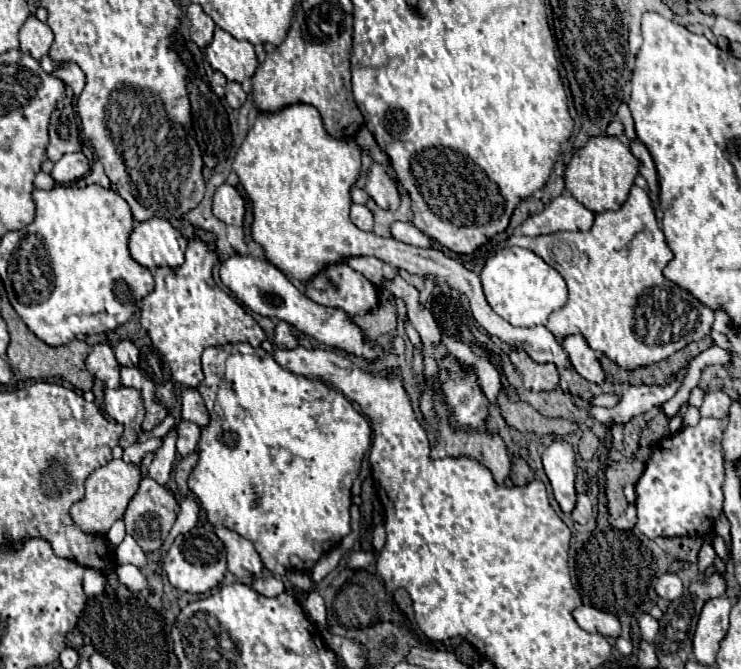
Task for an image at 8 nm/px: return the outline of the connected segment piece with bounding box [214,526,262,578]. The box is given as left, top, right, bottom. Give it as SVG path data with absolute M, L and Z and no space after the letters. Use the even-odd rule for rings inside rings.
M214 526L214 534L224 542L228 570L234 576L246 578L246 576L262 574L262 560L260 560L258 552L254 550L254 546L246 538L242 538L240 534L236 534L234 530L224 528L224 526Z

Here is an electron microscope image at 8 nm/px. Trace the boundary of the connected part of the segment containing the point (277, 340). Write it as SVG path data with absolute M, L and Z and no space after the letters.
M278 322L276 324L276 336L274 336L274 344L282 350L292 350L298 346L298 340L294 338L294 334L290 332L290 326L286 322Z

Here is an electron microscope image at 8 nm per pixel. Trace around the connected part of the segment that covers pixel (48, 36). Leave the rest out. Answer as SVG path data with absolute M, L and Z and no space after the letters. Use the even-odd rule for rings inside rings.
M28 16L28 20L20 28L20 52L30 54L36 60L40 60L48 54L52 40L54 40L54 36L52 36L50 26L40 22L36 16Z

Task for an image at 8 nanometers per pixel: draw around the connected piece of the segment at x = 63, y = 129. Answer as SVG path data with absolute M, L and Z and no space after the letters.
M68 104L62 110L54 110L50 116L50 144L46 148L48 160L58 162L68 152L78 152L78 118L74 114L74 106Z

